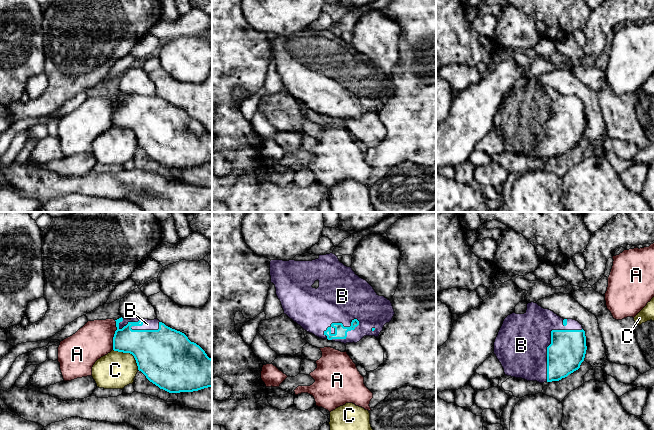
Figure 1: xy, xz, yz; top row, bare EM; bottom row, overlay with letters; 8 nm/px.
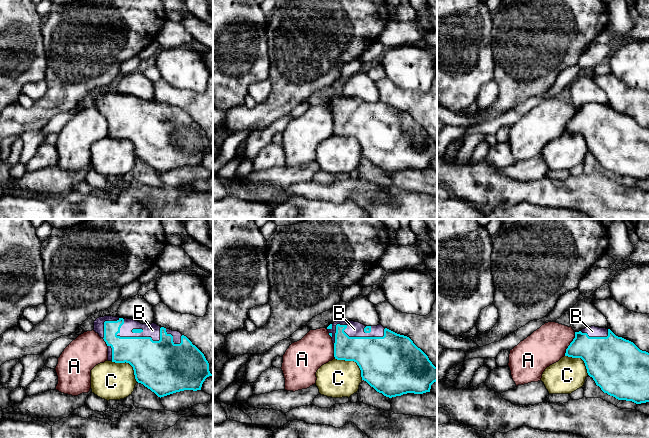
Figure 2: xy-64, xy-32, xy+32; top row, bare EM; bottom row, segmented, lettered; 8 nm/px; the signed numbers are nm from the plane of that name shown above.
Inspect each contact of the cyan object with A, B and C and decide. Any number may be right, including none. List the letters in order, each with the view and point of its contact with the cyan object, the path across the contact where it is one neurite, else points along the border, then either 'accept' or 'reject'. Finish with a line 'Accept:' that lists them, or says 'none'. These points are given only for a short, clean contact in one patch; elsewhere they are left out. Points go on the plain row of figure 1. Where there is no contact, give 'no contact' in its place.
A: meets cyan in xy at (114, 111); border along xy (115, 96), (116, 106), (112, 125); reject
B: meets cyan in xz at (341, 99); accept
C: meets cyan in xy at (130, 129); border along xy (113, 125), (119, 128), (129, 128), (133, 132), (138, 145); reject
Accept: B

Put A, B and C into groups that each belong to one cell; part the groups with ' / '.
A / B / C

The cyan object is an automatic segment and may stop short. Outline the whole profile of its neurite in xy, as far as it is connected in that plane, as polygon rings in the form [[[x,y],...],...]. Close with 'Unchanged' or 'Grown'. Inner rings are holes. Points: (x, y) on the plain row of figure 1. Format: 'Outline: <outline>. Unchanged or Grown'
Outline: [[[119,94],[113,126],[134,132],[138,146],[169,169],[212,163],[212,135],[196,119],[158,95]]]. Grown

